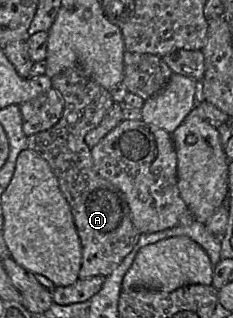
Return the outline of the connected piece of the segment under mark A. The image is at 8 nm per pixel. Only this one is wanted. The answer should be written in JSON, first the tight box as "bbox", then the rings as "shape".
{"bbox":[27,69,140,277],"shape":[[[73,69],[54,76],[52,89],[63,97],[62,116],[50,129],[28,136],[27,149],[49,164],[71,208],[82,250],[79,277],[107,277],[134,249],[140,236],[132,223],[125,195],[97,173],[91,148],[85,143],[85,136],[99,125],[114,101],[109,90]]]}

